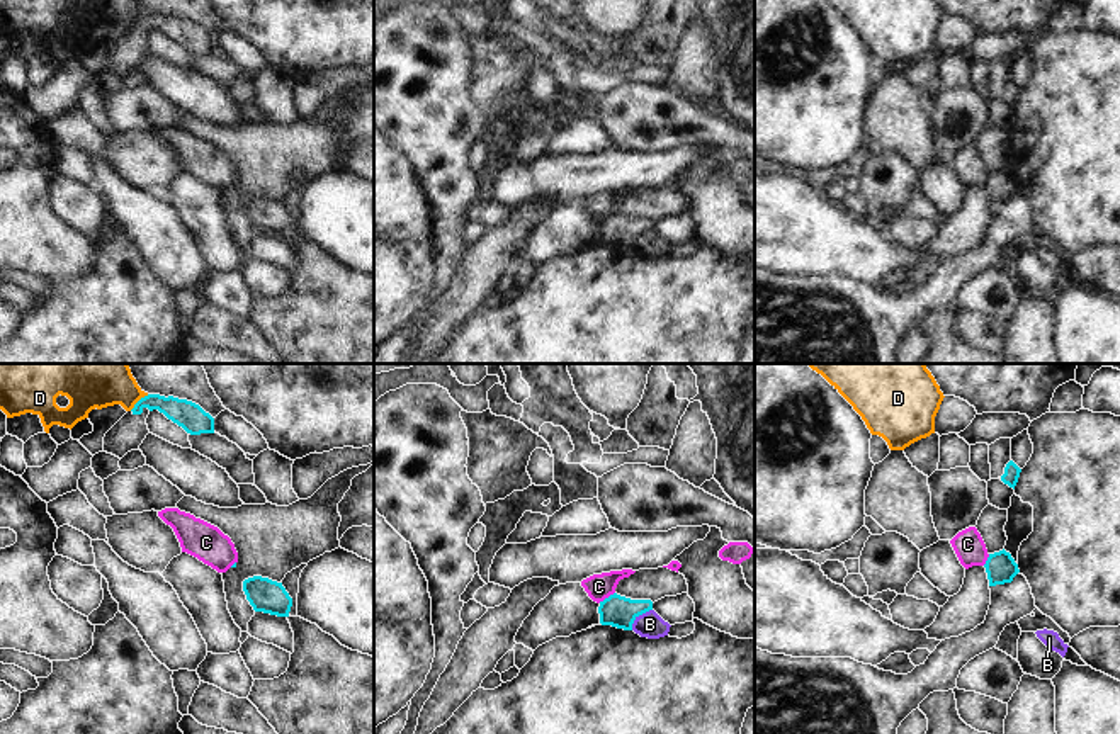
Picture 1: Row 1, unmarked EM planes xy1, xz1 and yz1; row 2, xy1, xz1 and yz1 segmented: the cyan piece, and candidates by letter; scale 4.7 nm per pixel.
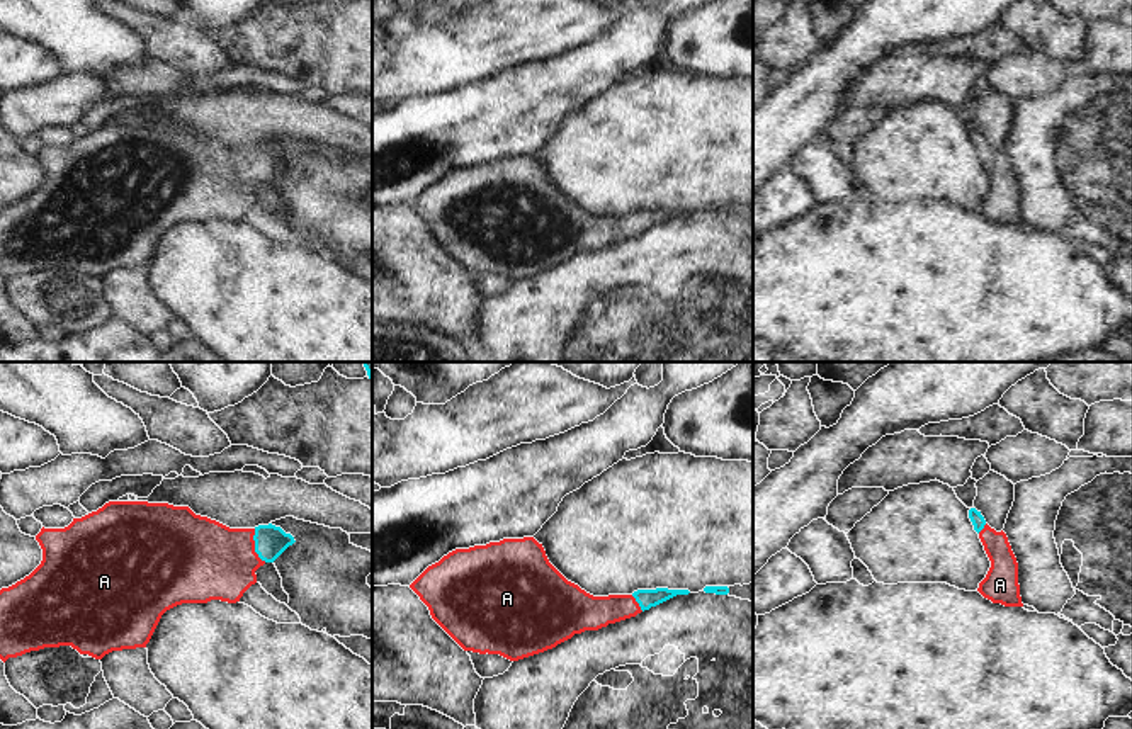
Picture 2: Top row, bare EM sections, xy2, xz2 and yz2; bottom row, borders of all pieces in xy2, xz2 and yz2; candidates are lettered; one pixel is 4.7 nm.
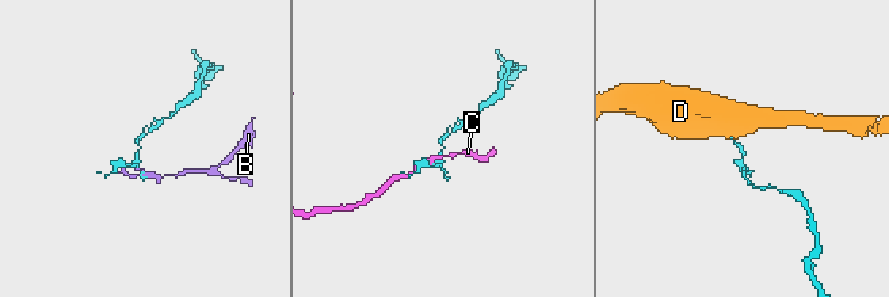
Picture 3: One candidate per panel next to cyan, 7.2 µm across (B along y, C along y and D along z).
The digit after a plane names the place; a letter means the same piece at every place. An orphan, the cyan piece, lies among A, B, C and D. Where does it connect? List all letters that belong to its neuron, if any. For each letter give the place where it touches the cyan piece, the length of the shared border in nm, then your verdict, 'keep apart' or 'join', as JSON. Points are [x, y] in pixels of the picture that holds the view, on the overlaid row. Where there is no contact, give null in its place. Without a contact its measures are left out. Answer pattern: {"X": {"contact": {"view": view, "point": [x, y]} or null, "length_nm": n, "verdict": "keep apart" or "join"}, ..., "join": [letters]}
{"A": {"contact": {"view": "xy2", "point": [255, 546]}, "length_nm": 170, "verdict": "join"}, "B": {"contact": {"view": "xz1", "point": [638, 615]}, "length_nm": 140, "verdict": "keep apart"}, "C": {"contact": {"view": "xz1", "point": [605, 598]}, "length_nm": 90, "verdict": "keep apart"}, "D": {"contact": {"view": "xy1", "point": [138, 401]}, "length_nm": 120, "verdict": "keep apart"}, "join": ["A"]}

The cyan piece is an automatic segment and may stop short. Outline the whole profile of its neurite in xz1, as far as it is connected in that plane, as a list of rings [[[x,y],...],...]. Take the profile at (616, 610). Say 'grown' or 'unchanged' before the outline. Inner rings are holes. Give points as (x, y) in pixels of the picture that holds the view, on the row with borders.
unchanged | [[[614,593],[600,601],[600,624],[632,630],[634,620],[649,610],[653,610],[651,600],[631,600]]]

